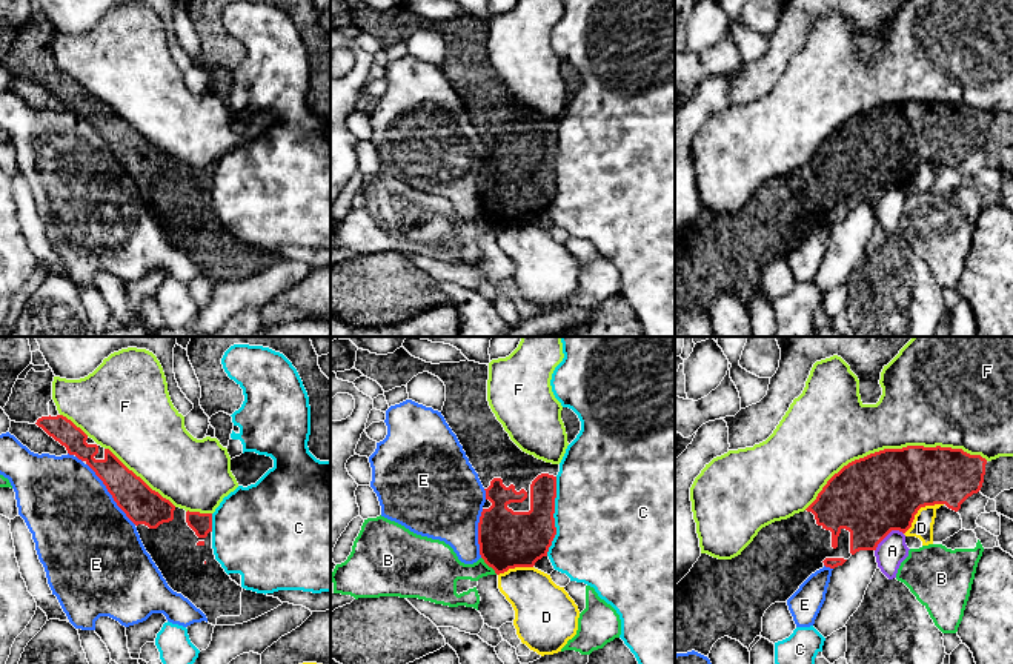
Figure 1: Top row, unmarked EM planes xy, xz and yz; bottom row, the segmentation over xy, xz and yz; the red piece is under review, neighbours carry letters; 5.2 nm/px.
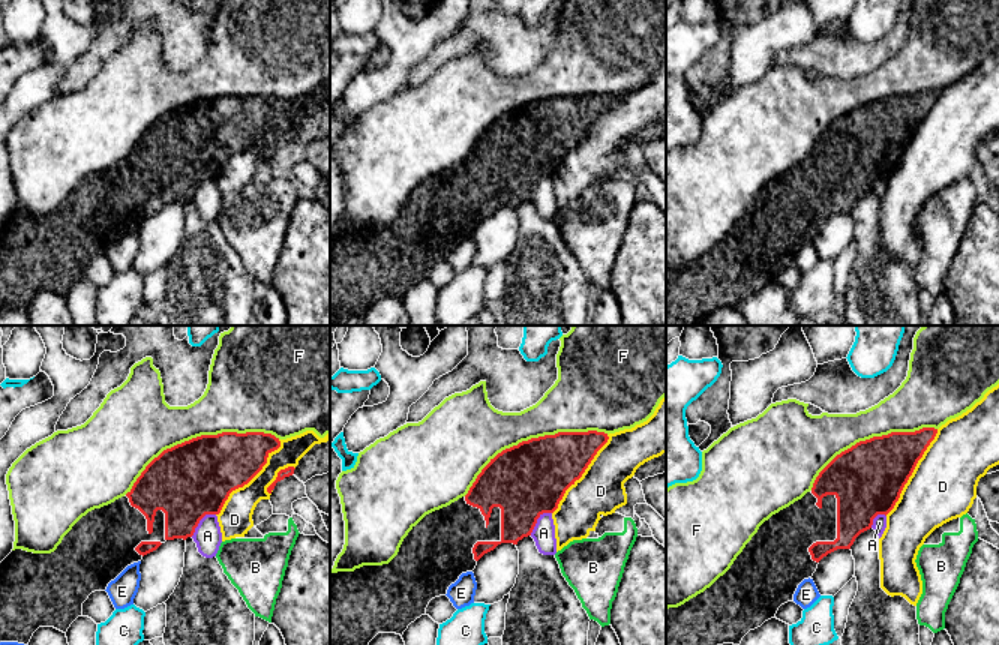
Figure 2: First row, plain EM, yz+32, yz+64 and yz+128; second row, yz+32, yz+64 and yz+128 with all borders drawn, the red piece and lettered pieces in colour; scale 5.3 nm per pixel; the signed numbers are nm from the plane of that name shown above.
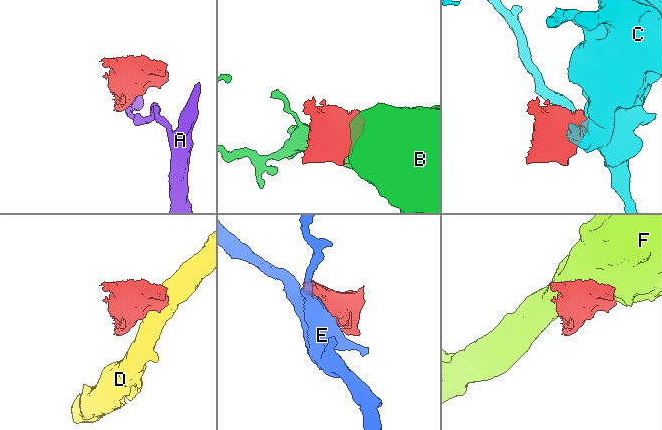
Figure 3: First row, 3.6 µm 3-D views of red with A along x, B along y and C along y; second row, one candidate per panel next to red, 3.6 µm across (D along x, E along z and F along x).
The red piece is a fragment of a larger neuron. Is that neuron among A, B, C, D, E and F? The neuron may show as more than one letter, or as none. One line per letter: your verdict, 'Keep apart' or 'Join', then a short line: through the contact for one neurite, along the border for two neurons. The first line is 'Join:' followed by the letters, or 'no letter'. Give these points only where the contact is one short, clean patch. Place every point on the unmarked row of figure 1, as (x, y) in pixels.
Join: no letter
A: Keep apart. Line: yz (903, 188), (892, 186), (875, 206)
B: Keep apart. Line: xz (481, 212), (497, 229)
C: Keep apart
D: Keep apart
E: Keep apart
F: Keep apart

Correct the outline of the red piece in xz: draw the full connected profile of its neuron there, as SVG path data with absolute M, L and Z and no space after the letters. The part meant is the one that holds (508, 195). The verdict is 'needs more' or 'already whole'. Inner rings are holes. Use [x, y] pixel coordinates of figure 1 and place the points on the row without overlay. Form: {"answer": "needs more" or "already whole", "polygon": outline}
{"answer": "needs more", "polygon": "M400 3L387 11L358 5L354 23L377 37L384 48L407 42L414 32L423 28L438 32L446 42L441 71L457 91L486 146L486 158L478 178L481 214L500 231L515 223L533 223L538 215L547 212L556 191L553 169L560 120L538 115L523 108L510 95L487 57L487 20L469 15L432 20L412 12L404 3Z"}

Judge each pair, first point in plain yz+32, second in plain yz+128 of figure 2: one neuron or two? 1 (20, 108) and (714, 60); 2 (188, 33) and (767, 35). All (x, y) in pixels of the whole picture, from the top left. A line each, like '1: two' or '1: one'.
1: two
2: two

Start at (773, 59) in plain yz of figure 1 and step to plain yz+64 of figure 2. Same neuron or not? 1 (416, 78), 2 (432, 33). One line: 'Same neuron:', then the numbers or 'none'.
Same neuron: 1

